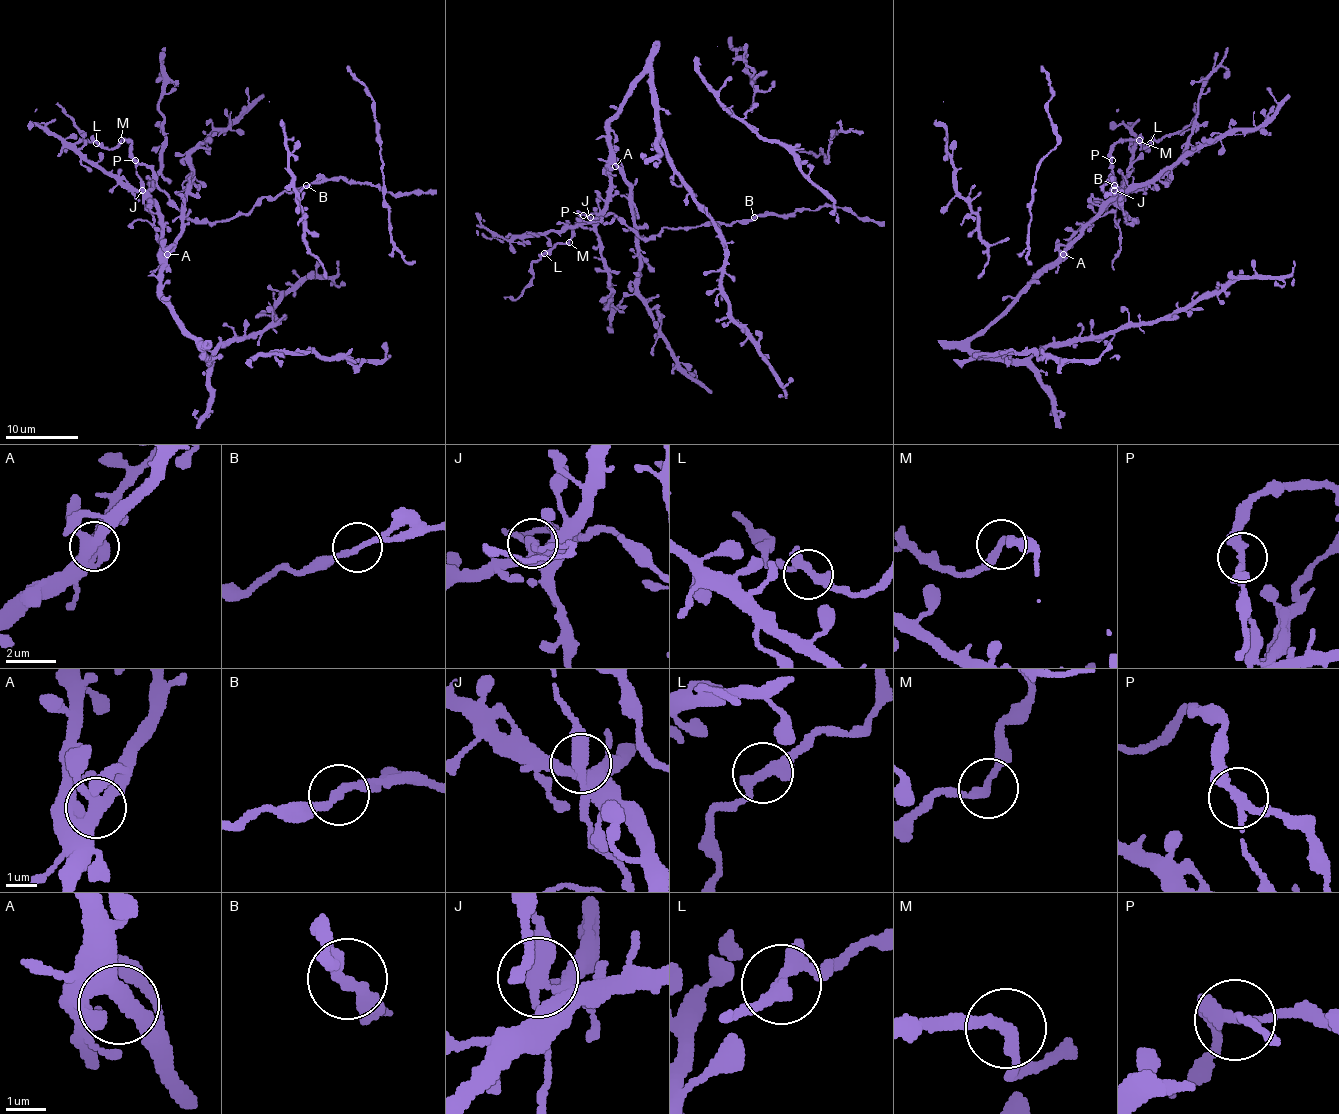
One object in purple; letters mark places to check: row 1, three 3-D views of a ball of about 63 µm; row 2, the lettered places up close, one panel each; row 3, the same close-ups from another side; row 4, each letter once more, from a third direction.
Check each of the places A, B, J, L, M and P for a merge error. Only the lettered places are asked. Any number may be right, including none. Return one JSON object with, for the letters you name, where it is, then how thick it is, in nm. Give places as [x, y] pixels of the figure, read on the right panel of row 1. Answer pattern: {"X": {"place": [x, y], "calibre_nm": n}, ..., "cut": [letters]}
{"J": {"place": [1114, 190], "calibre_nm": 360}, "P": {"place": [1112, 160], "calibre_nm": 220}, "cut": ["J", "P"]}

